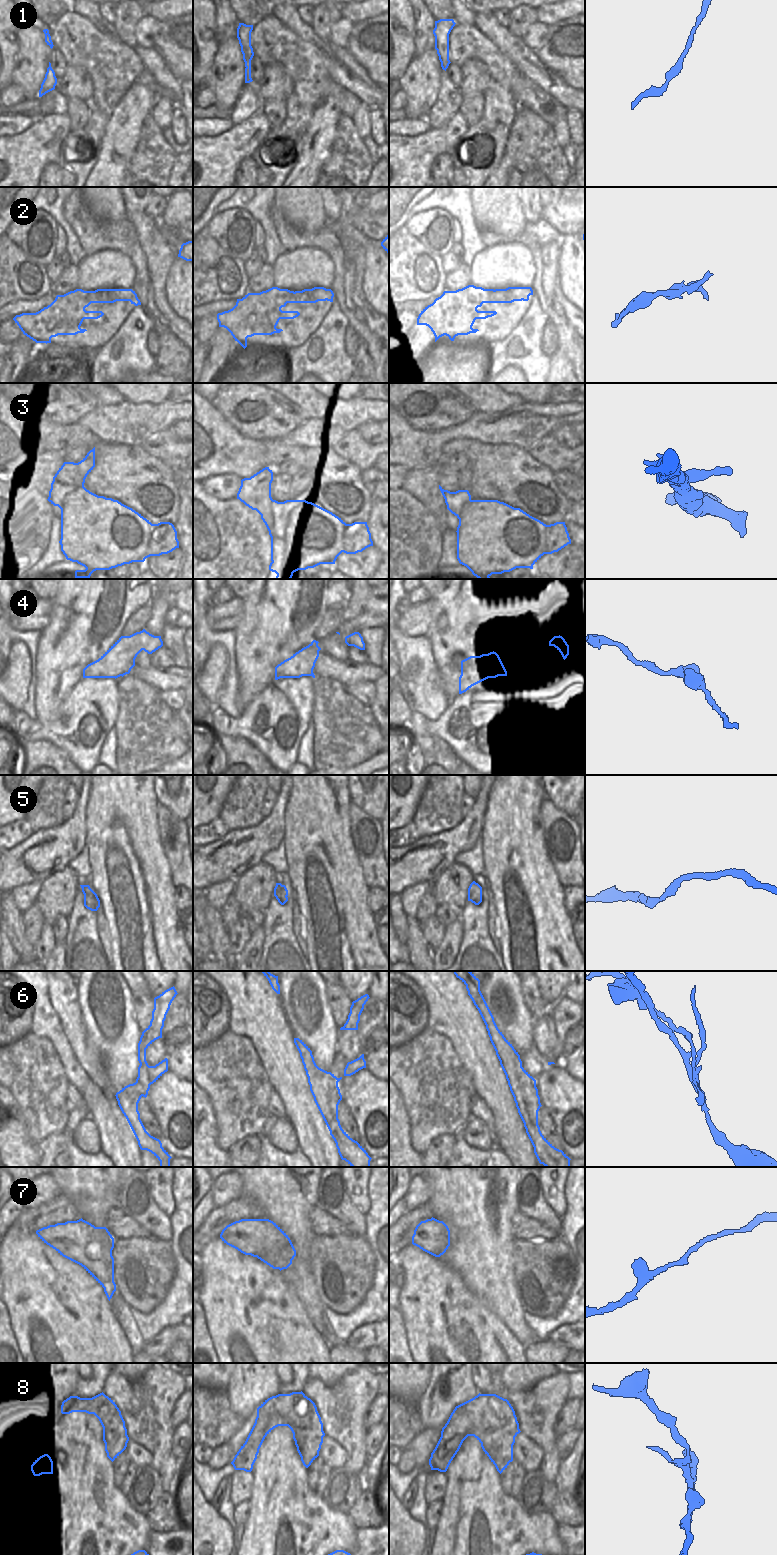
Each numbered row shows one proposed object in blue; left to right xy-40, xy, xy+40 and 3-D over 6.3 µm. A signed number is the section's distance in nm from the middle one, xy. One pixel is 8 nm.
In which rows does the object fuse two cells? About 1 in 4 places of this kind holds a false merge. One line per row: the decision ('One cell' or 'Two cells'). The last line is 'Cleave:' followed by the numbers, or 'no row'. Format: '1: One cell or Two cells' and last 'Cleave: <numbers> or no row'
1: One cell
2: Two cells
3: Two cells
4: One cell
5: One cell
6: Two cells
7: One cell
8: One cell
Cleave: 2, 3, 6

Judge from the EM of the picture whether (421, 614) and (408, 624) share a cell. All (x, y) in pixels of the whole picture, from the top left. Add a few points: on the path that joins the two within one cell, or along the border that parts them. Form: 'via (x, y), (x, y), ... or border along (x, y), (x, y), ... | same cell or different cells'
via (418, 617), (411, 622) | same cell

